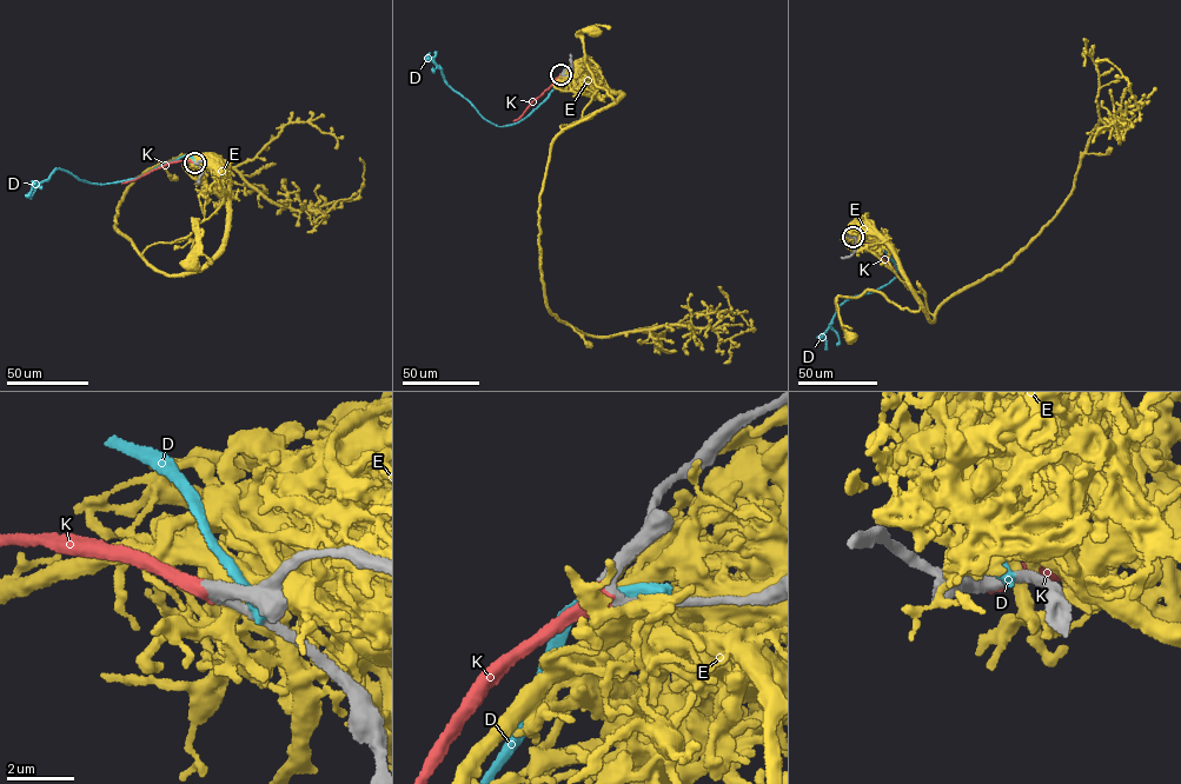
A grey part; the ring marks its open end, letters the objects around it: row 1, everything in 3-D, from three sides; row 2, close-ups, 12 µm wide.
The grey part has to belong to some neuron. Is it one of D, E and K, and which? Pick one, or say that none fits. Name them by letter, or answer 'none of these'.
K

